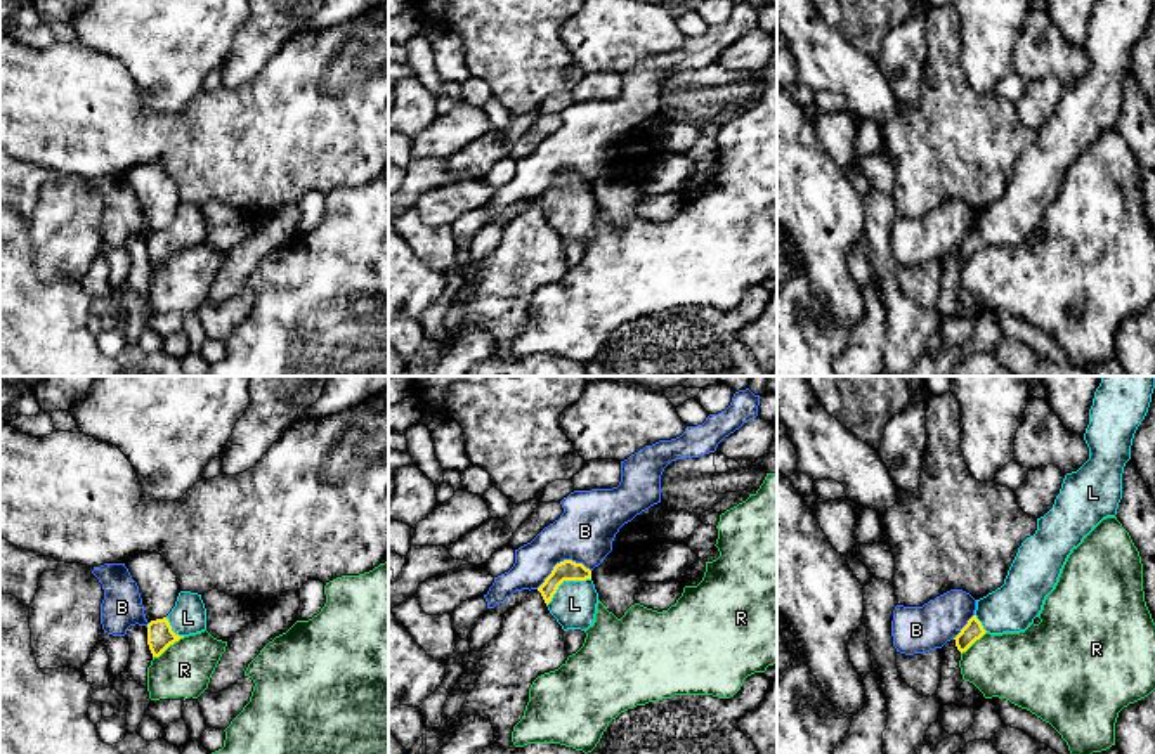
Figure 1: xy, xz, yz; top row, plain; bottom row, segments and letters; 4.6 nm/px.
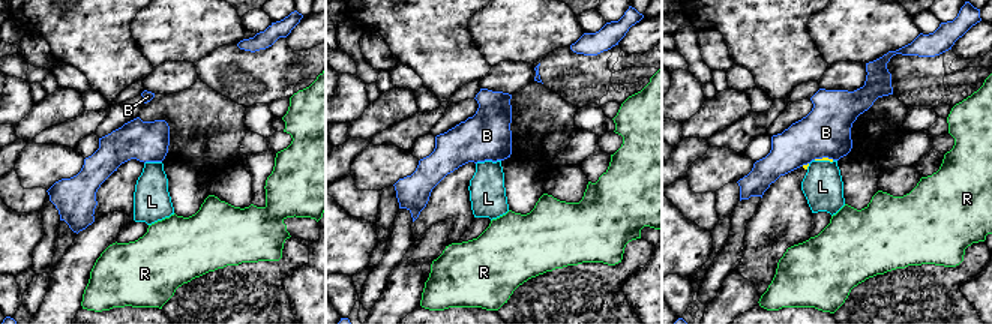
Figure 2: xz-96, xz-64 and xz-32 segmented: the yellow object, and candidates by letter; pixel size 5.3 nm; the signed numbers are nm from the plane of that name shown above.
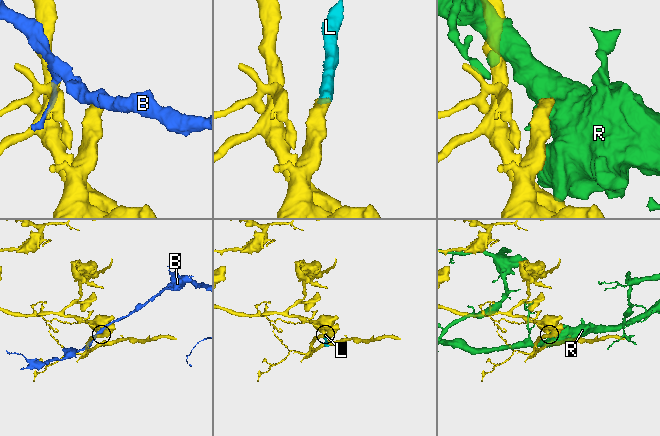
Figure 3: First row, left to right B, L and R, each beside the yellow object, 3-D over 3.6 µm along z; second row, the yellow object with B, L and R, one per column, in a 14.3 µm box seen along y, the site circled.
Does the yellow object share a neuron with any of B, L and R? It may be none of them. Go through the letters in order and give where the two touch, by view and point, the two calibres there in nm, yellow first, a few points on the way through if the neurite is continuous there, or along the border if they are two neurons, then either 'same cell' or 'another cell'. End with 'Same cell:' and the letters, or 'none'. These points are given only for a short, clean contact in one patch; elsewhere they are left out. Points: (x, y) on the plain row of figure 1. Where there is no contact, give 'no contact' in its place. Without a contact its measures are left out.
B: xz (561, 174) | 100/280 nm | along xz (590, 181), (571, 172), (561, 172), (536, 200) | another cell
L: xz (564, 191) | 100/200 nm | across xz (566, 182), (564, 191), (574, 215) | same cell
R: xy (169, 257) | 120/260 nm | another cell
Same cell: L

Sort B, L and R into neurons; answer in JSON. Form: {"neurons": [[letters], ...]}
{"neurons": [["B"], ["L"], ["R"]]}

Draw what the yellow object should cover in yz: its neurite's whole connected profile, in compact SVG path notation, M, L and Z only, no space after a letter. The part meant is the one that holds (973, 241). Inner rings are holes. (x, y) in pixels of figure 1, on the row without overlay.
M1096 0L1084 45L1089 71L1065 87L1053 120L1018 159L1004 196L976 211L975 227L954 250L961 265L985 244L1025 243L1039 229L1072 161L1103 130L1117 127L1124 78L1152 5L1153 0Z

